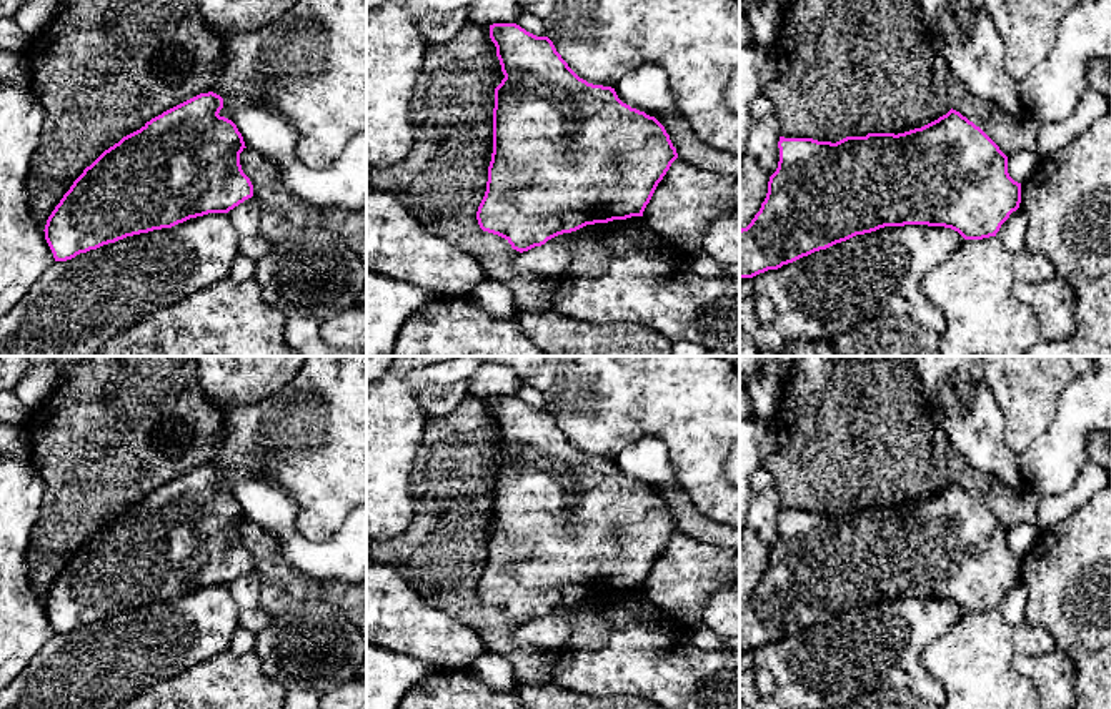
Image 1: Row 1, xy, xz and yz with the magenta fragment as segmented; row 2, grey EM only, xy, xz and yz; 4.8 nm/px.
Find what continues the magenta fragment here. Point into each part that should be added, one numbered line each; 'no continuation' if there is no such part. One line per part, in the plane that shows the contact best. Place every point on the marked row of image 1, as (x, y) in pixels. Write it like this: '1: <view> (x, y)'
no continuation

